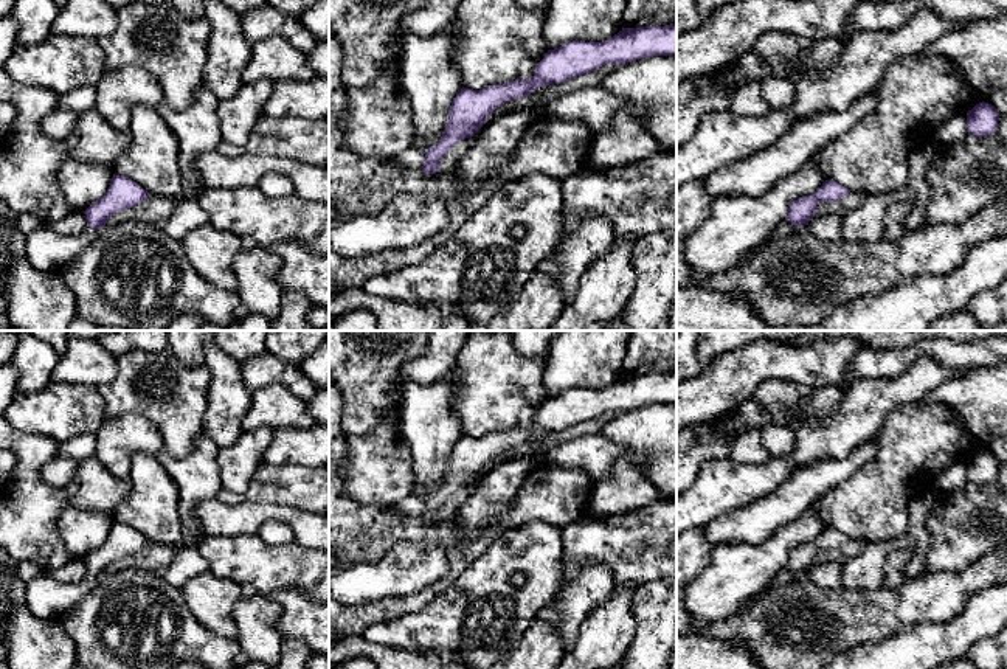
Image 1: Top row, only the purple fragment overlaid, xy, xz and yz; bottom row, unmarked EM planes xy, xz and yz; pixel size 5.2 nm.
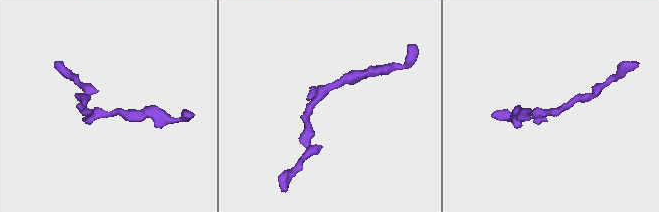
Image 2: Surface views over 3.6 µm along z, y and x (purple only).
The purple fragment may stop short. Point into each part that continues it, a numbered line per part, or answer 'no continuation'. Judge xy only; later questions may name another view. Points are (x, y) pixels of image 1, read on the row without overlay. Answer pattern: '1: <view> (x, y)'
1: xy (45, 596)

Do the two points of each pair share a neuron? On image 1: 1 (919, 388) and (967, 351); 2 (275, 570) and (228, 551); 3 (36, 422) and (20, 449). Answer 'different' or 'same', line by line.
1: different
2: same
3: different

